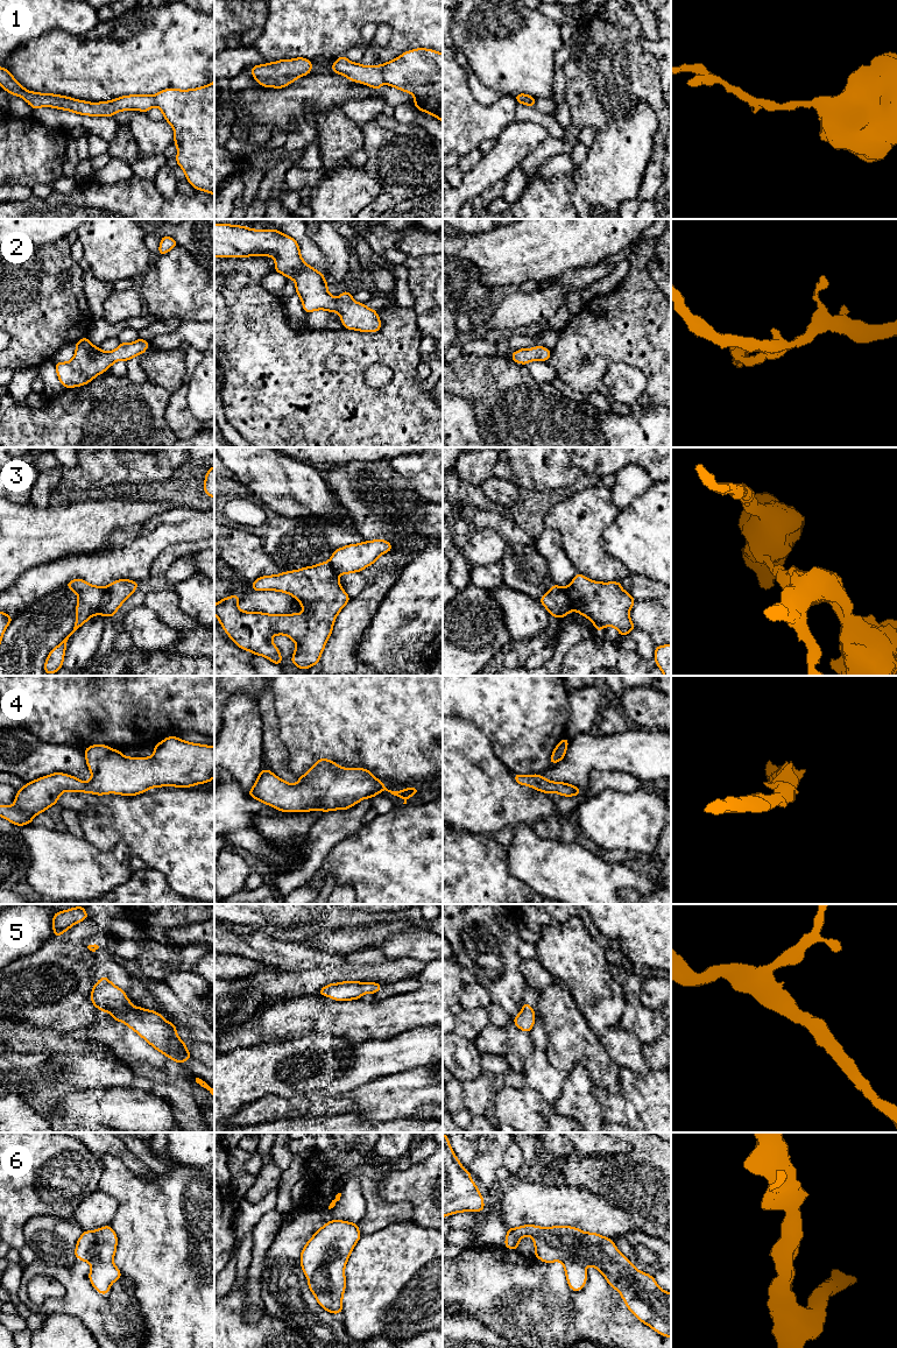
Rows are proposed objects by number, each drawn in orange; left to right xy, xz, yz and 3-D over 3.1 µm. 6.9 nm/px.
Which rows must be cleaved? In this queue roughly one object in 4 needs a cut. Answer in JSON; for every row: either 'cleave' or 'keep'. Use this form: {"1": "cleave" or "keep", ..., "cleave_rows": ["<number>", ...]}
{"1": "cleave", "2": "keep", "3": "cleave", "4": "keep", "5": "keep", "6": "keep", "cleave_rows": ["1", "3"]}

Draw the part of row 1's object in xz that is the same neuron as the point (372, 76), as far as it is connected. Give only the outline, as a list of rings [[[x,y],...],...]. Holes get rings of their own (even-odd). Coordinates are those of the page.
[[[345,56],[337,58],[331,70],[347,77],[351,82],[362,83],[375,90],[380,90],[384,83],[380,65],[365,66],[348,61]]]

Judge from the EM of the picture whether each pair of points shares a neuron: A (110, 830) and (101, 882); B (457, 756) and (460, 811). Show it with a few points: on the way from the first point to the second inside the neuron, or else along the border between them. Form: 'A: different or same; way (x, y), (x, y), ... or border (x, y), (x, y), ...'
A: different; border (83, 838), (100, 849), (124, 842), (133, 854)
B: same; way (457, 770), (457, 780), (460, 783), (460, 797)

